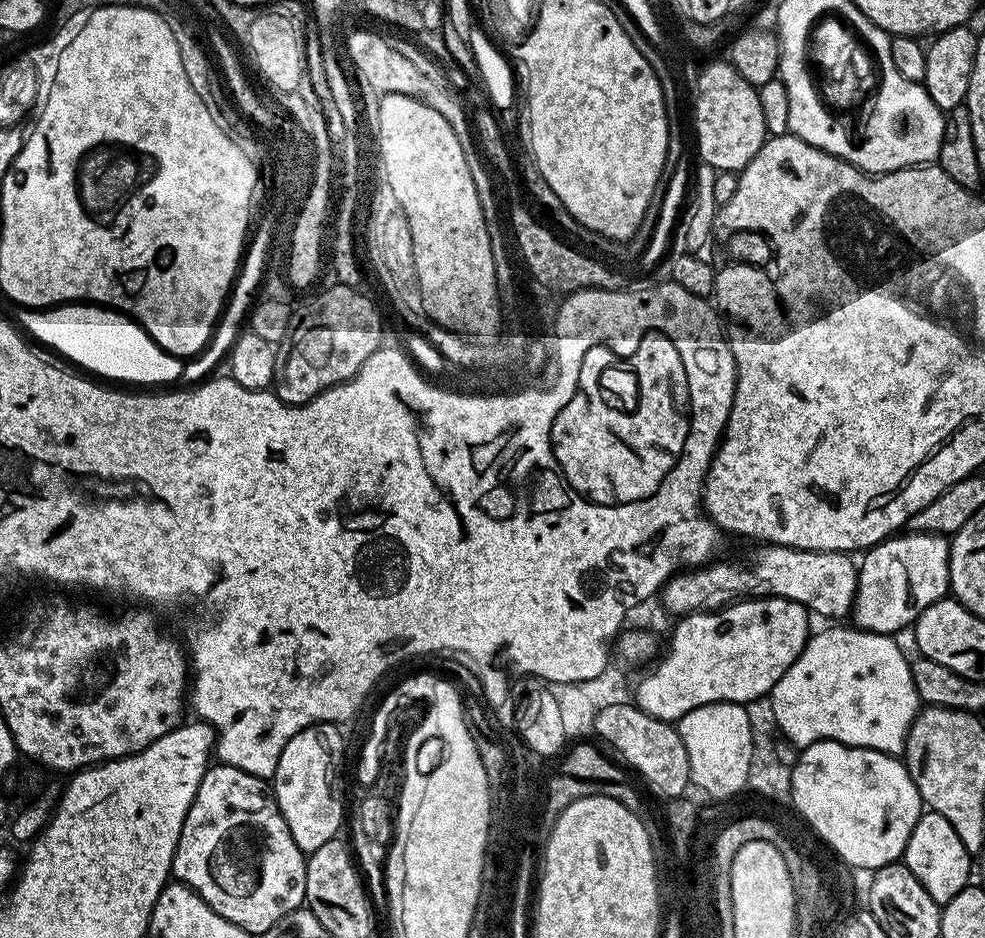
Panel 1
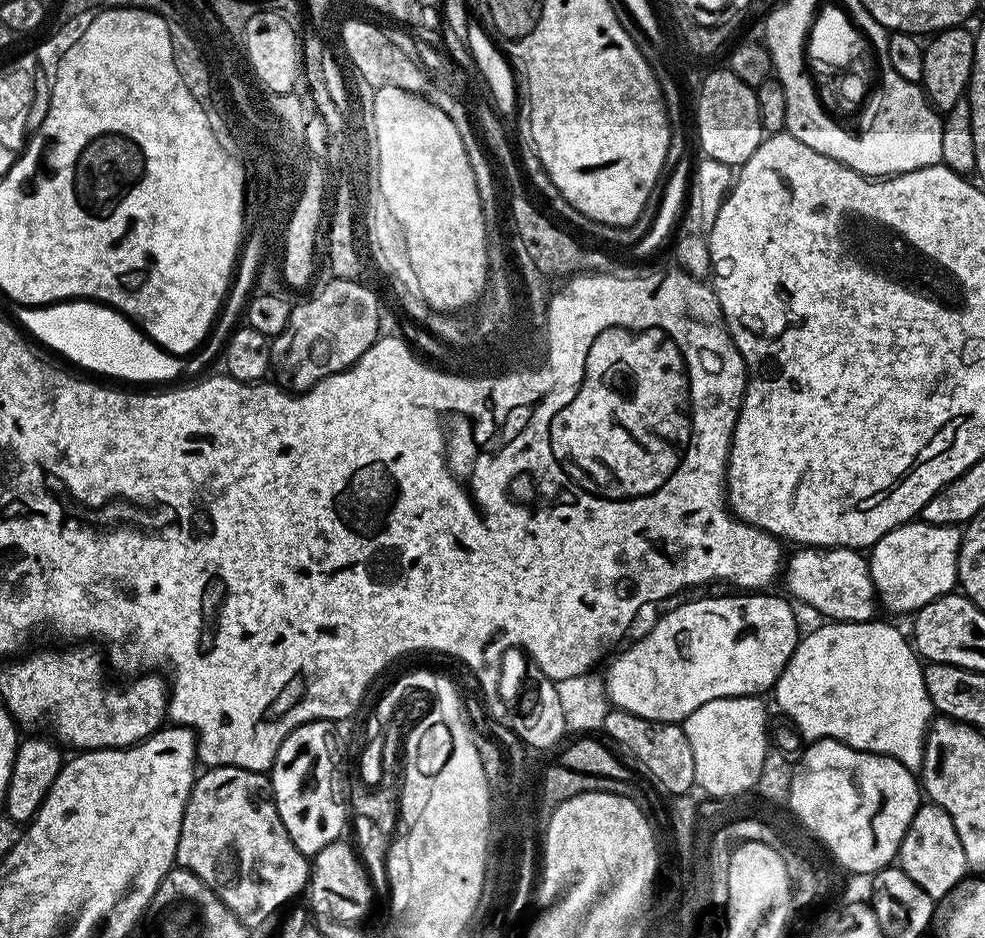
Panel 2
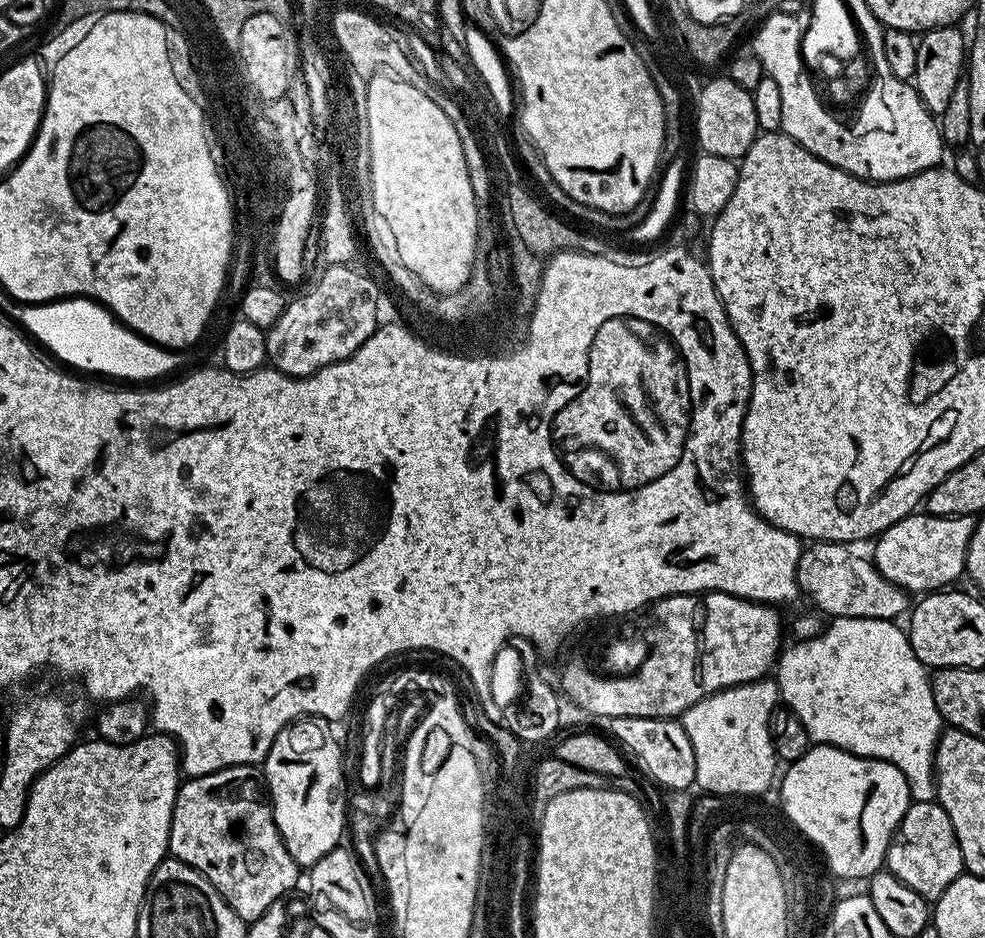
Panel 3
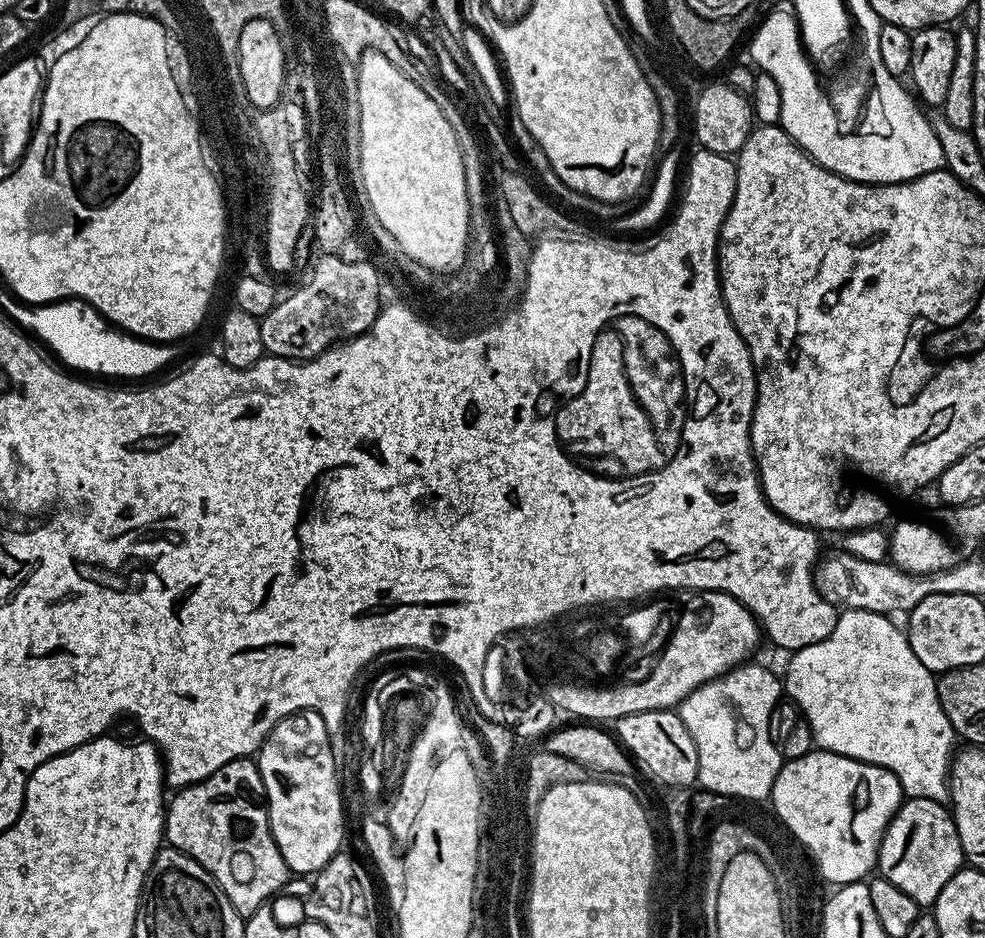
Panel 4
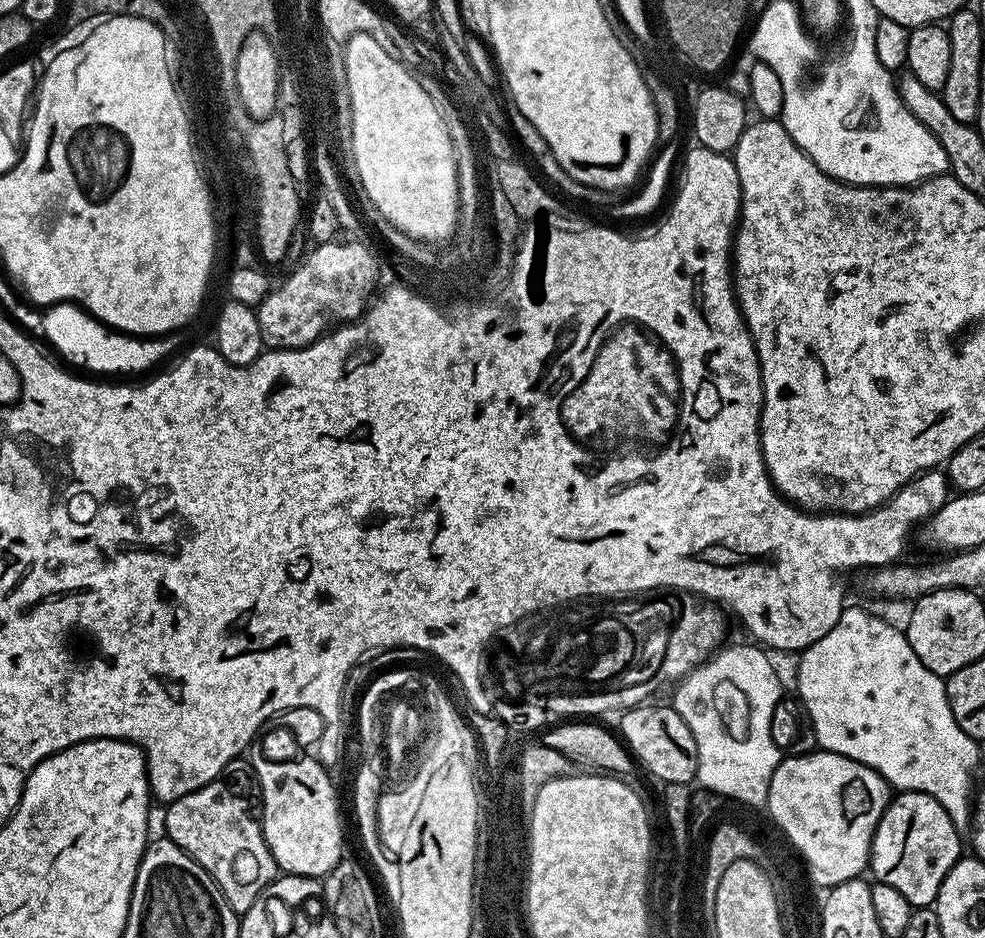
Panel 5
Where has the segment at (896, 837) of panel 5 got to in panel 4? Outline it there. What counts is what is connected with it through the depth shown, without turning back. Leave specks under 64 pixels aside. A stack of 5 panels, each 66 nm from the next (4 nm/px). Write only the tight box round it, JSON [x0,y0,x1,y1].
[878,799,964,906]

